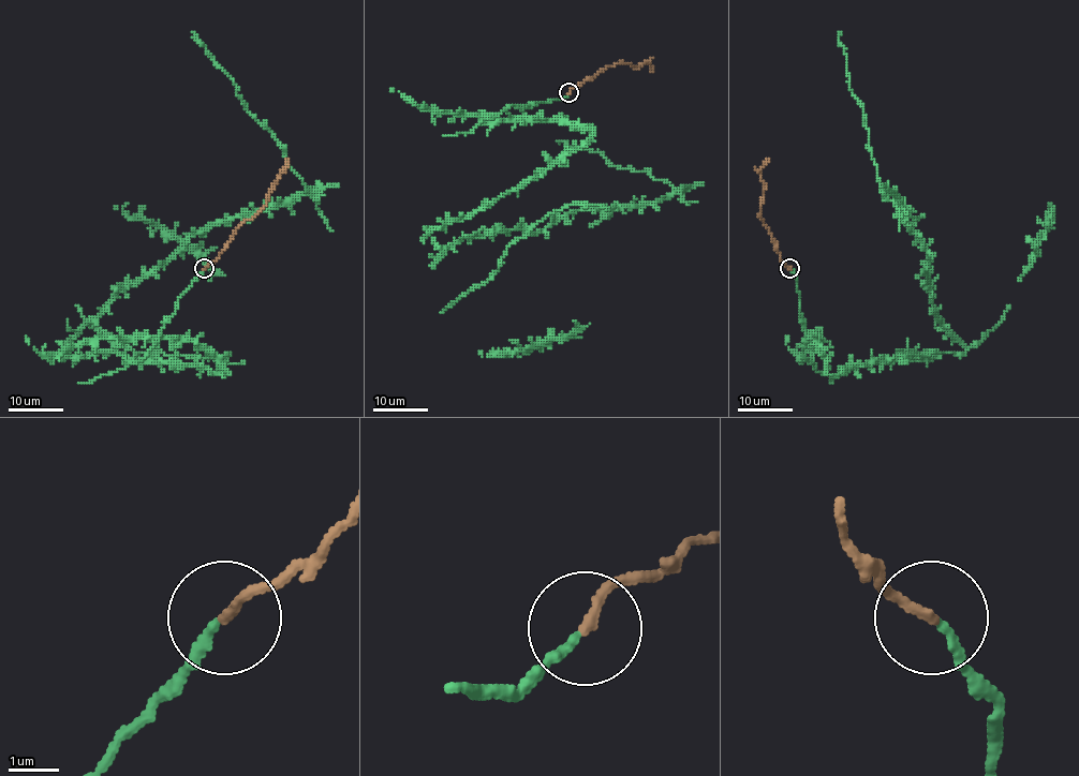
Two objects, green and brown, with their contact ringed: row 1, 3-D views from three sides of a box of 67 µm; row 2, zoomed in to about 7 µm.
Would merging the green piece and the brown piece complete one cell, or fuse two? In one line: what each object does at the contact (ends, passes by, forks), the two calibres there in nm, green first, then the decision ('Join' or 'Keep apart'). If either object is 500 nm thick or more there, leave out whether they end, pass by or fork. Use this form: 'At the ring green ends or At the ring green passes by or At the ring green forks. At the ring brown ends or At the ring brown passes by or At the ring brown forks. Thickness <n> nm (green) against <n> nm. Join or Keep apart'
At the ring green ends. At the ring brown ends. Thickness 170 nm (green) against 200 nm. Join

